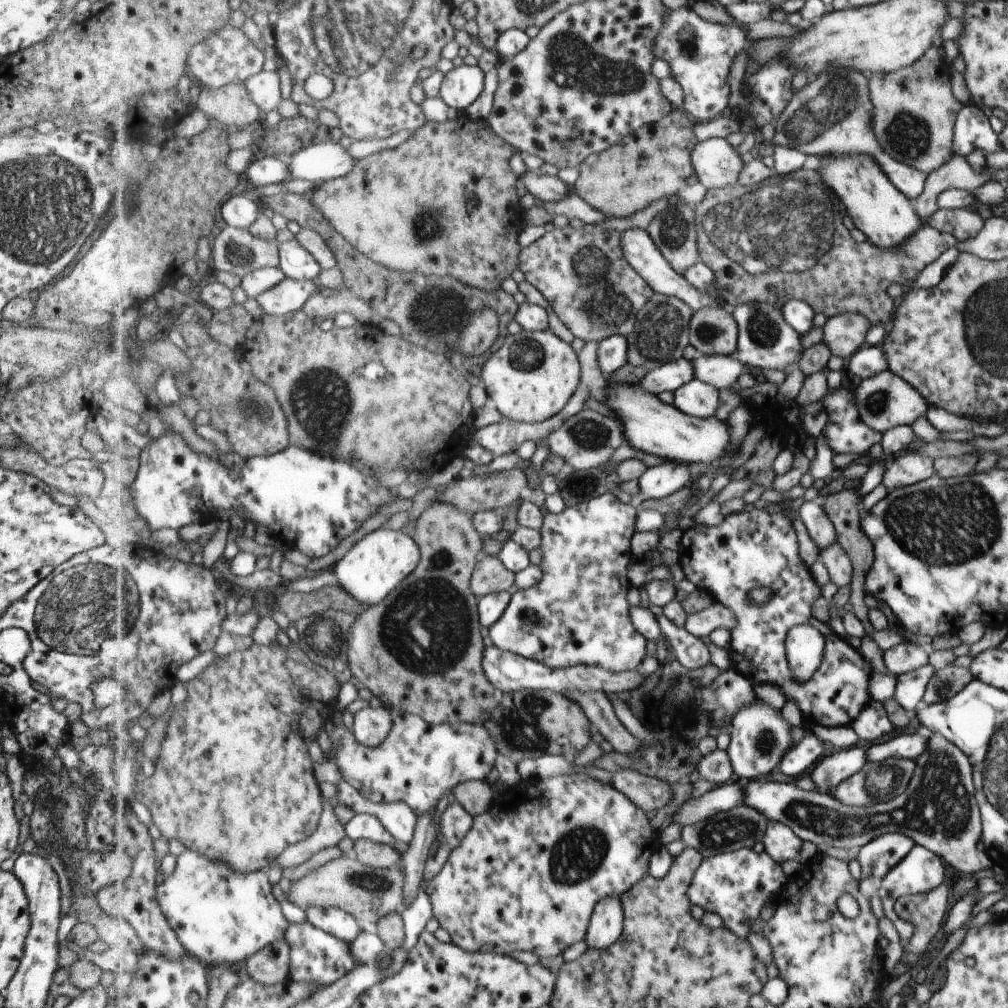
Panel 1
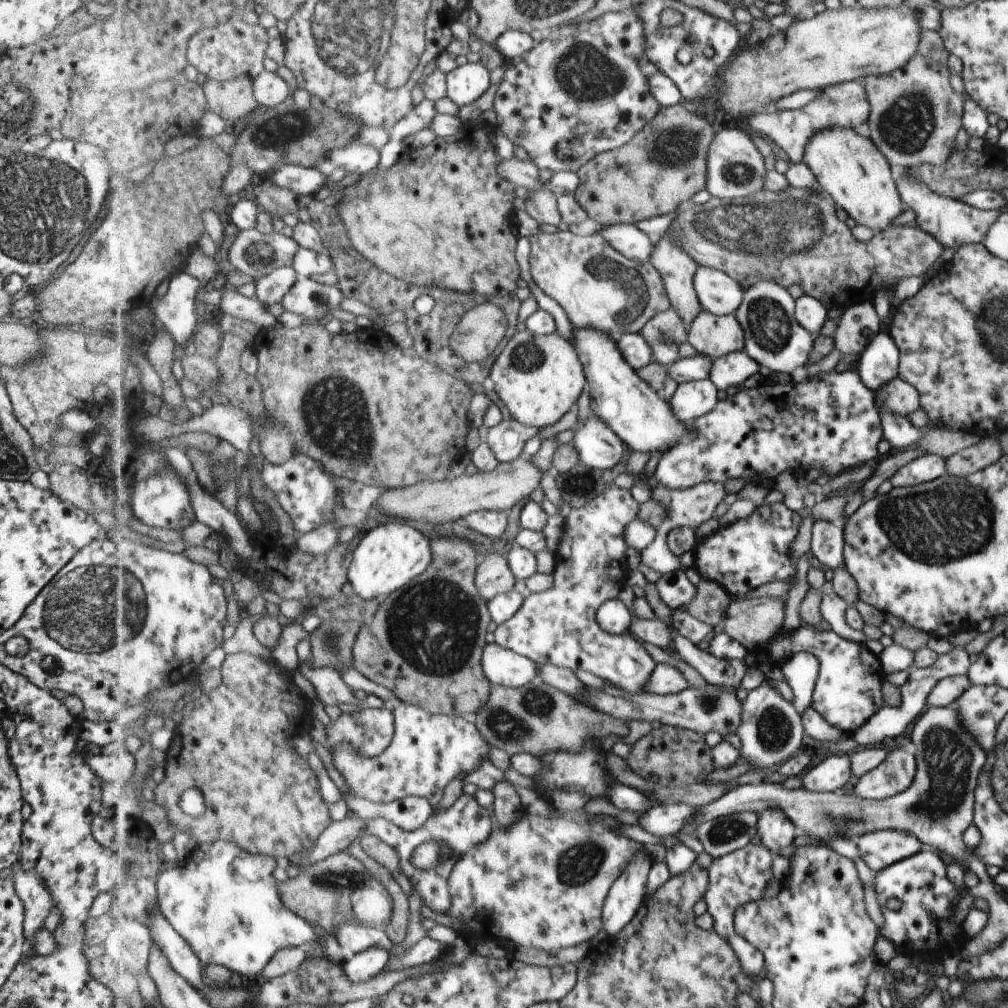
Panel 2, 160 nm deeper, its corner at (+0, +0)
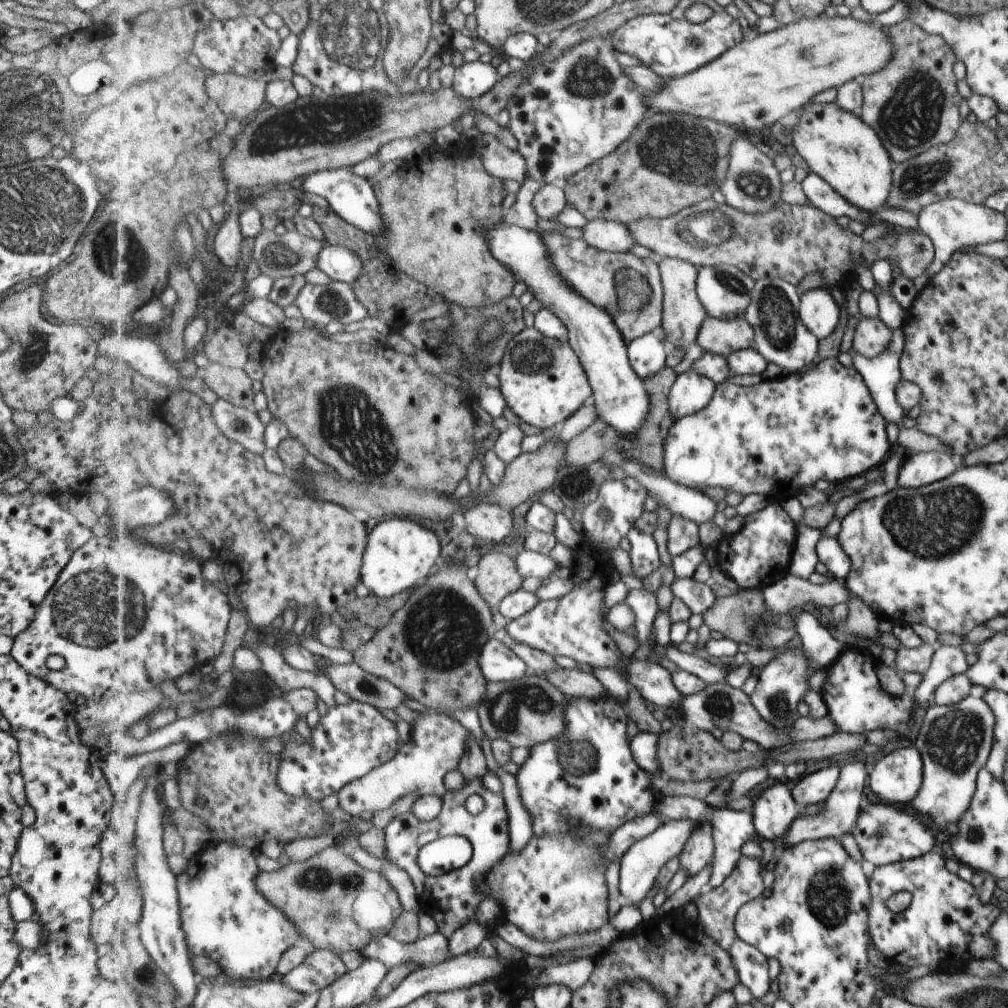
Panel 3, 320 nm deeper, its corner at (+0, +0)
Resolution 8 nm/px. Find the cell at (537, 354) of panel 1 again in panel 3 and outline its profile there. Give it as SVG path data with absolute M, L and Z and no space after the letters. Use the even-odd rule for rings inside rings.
M535 326L512 338L500 363L500 375L510 410L522 422L541 430L570 419L594 394L586 368L569 340L552 339Z

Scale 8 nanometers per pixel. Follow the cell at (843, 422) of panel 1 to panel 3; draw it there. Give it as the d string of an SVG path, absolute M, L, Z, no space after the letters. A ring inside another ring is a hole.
M836 358L821 359L807 370L793 373L786 372L778 379L765 379L750 386L733 384L732 381L719 383L711 402L708 402L705 408L672 423L664 442L664 470L671 480L692 489L704 491L706 488L719 487L728 490L729 493L737 493L743 496L759 493L773 500L790 498L793 497L793 492L795 492L797 486L802 489L807 488L815 484L819 478L827 480L832 485L834 480L853 478L853 476L863 474L873 466L877 466L885 458L885 454L889 450L883 424L885 422L883 422L882 413L879 412L879 408L875 404L873 396L871 396L870 389L867 388L867 384L862 379L862 375L855 372L853 366L843 368Z

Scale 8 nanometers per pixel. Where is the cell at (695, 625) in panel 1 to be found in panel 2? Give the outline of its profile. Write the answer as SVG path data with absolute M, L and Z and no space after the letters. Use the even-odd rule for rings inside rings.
M785 596L735 600L721 629L748 650L761 648L782 630L785 602Z

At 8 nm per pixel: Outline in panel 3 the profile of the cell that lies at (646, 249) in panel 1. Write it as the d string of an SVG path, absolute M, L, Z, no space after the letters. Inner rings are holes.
M609 219L588 221L582 234L591 246L612 253L628 253L637 244L627 224Z

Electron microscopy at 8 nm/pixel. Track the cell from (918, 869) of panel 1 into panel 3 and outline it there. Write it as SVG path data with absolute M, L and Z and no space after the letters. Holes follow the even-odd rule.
M929 851L925 855L914 859L897 861L886 865L876 866L869 878L870 902L867 907L867 932L871 937L871 944L875 950L883 954L890 968L900 964L909 969L913 966L927 966L929 970L937 971L944 958L949 958L951 966L957 966L959 962L979 961L991 959L994 950L994 942L988 939L988 928L995 922L1001 910L993 900L981 904L978 893L971 883L959 879L955 874L949 873L944 866L944 857ZM906 890L912 894L908 907L902 912L893 913L885 907L884 902L891 894Z

